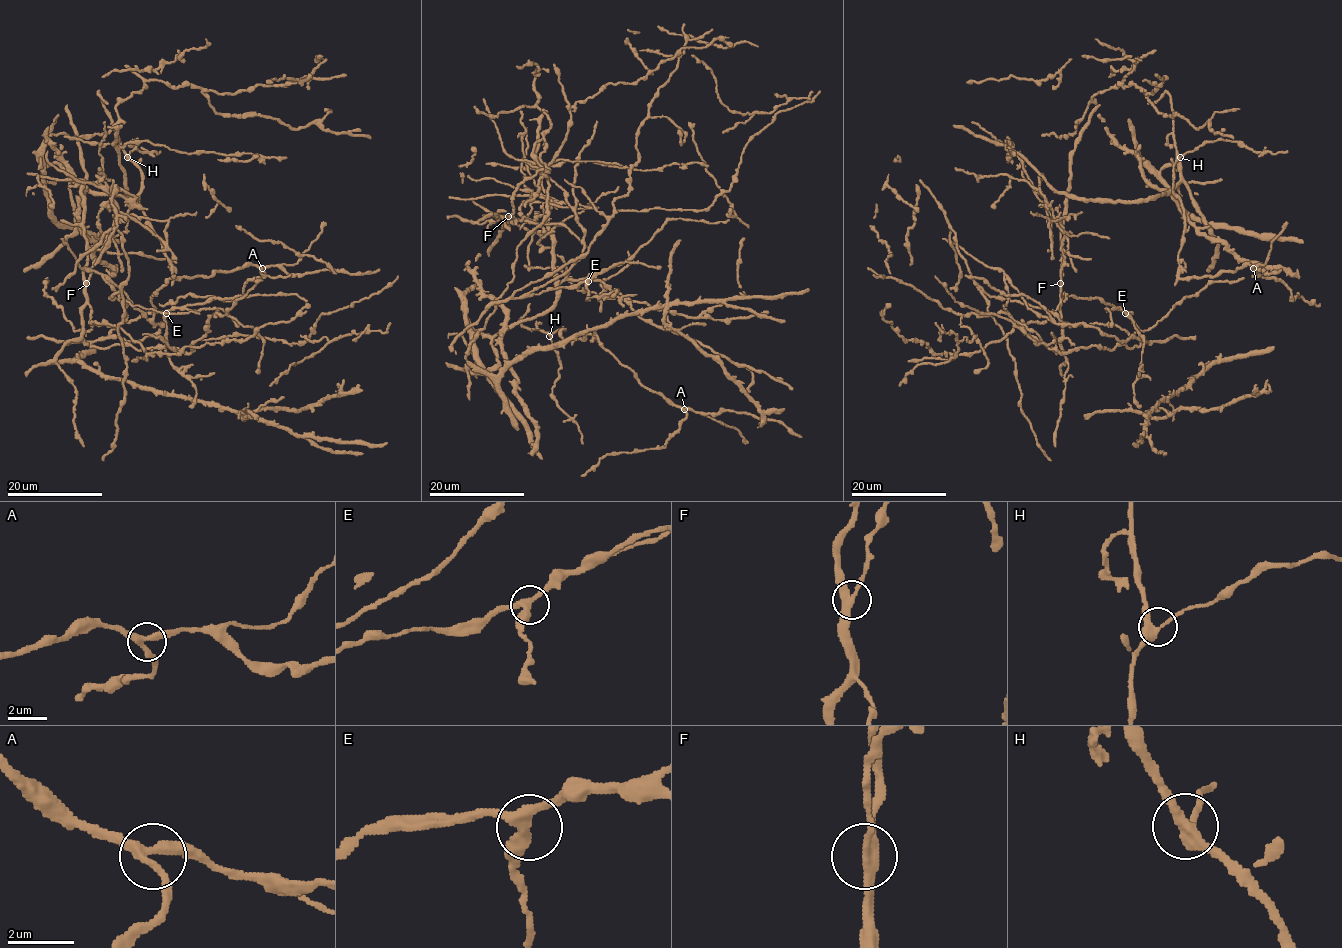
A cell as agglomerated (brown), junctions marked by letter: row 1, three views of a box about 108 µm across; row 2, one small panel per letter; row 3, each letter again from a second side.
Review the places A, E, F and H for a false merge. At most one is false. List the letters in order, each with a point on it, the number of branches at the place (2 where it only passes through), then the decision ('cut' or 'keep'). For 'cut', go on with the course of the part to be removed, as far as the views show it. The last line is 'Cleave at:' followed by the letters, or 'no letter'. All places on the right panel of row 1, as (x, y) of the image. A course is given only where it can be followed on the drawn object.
A: (1253, 268) | 3 | keep
E: (1125, 313) | 3 | keep
F: (1060, 283) | 3 | cut | (1060, 284), (1064, 259), (1061, 242), (1066, 234), (1047, 206), (1053, 241), (1050, 221), (1082, 212)
H: (1180, 157) | 3 | keep
Cleave at: F

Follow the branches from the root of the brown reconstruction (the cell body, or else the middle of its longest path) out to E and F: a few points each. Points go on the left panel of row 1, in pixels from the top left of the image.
E: (121, 292), (110, 298), (118, 293), (103, 275), (162, 326), (139, 341), (106, 337), (143, 315), (166, 313)
F: (121, 292), (124, 318), (118, 326), (121, 337), (125, 332), (120, 328), (90, 322), (87, 284)

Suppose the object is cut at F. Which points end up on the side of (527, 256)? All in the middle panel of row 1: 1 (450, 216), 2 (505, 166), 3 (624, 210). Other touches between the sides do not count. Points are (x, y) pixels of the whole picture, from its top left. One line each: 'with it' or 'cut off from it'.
1: cut off from it
2: cut off from it
3: cut off from it

